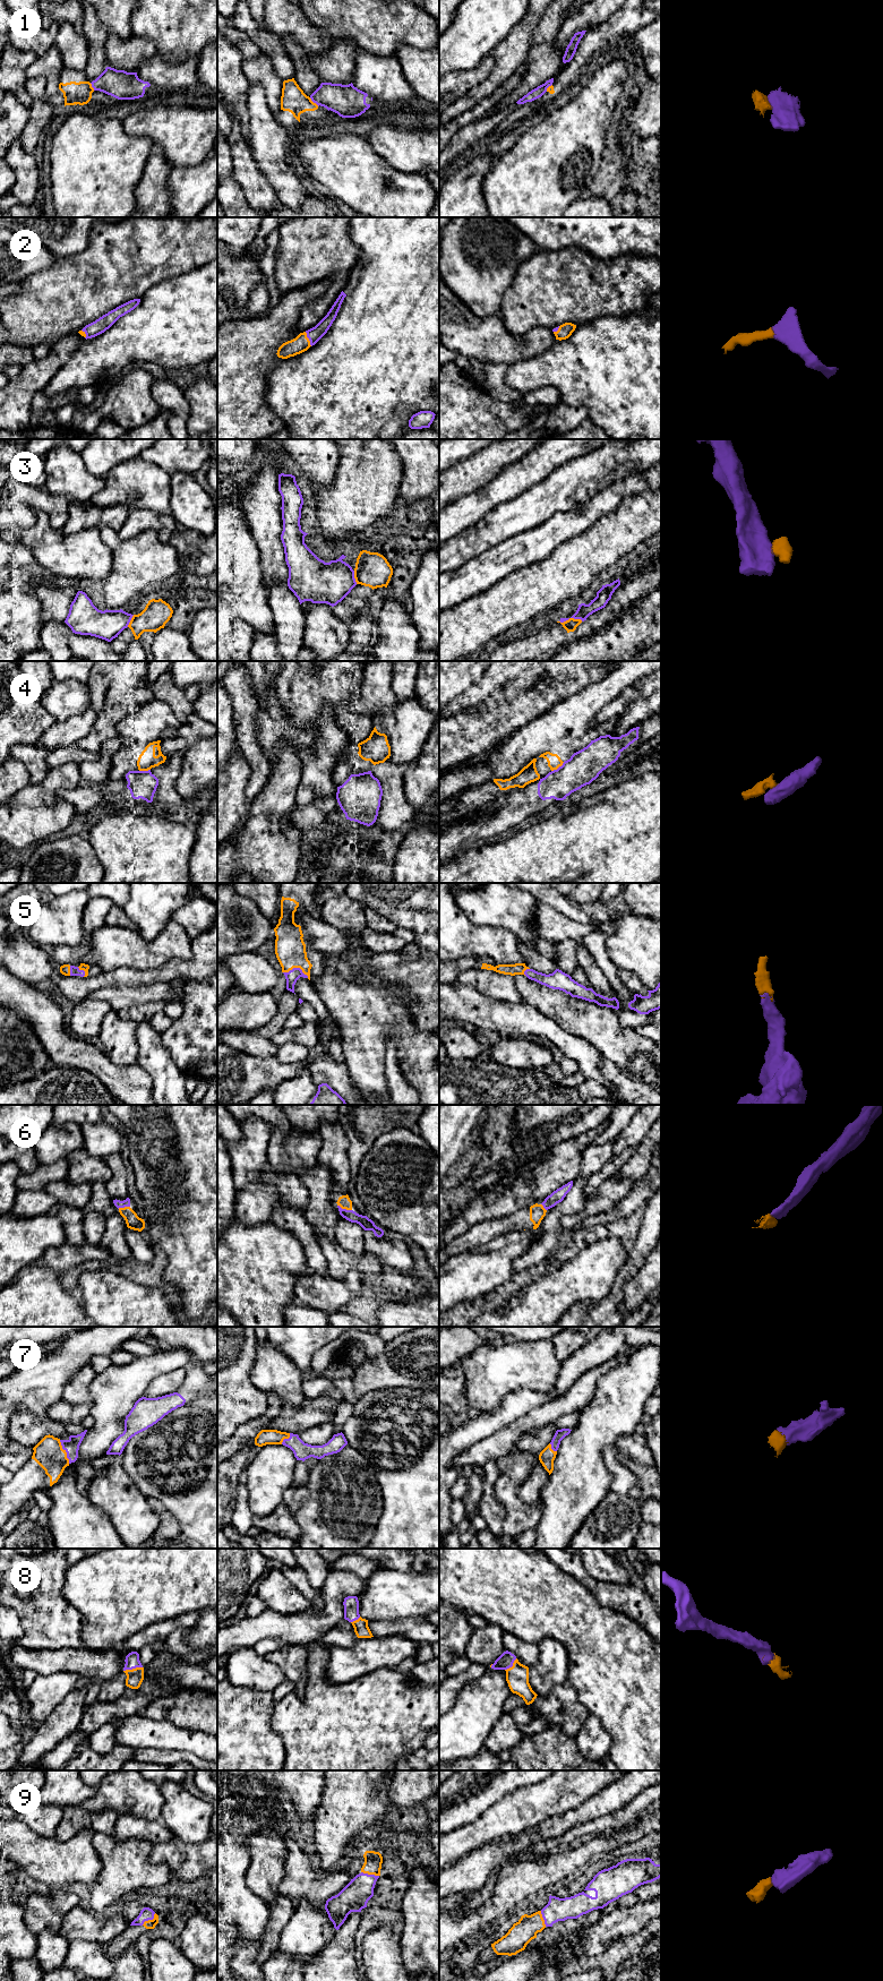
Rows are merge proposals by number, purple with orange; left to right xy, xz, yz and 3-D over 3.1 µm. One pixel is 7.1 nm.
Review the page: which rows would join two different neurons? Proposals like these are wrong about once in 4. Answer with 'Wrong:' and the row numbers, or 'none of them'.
Wrong: 1, 3, 4

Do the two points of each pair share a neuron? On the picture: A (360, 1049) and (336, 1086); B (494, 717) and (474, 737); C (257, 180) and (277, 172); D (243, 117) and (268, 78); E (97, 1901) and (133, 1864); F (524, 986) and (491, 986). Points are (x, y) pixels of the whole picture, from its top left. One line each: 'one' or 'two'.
A: two
B: one
C: two
D: two
E: one
F: two

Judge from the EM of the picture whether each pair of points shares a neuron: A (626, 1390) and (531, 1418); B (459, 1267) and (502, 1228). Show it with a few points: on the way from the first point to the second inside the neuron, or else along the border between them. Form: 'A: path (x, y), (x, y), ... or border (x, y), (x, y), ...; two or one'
A: border (601, 1375), (592, 1400), (581, 1412); two
B: border (505, 1234), (483, 1246), (456, 1255); two

